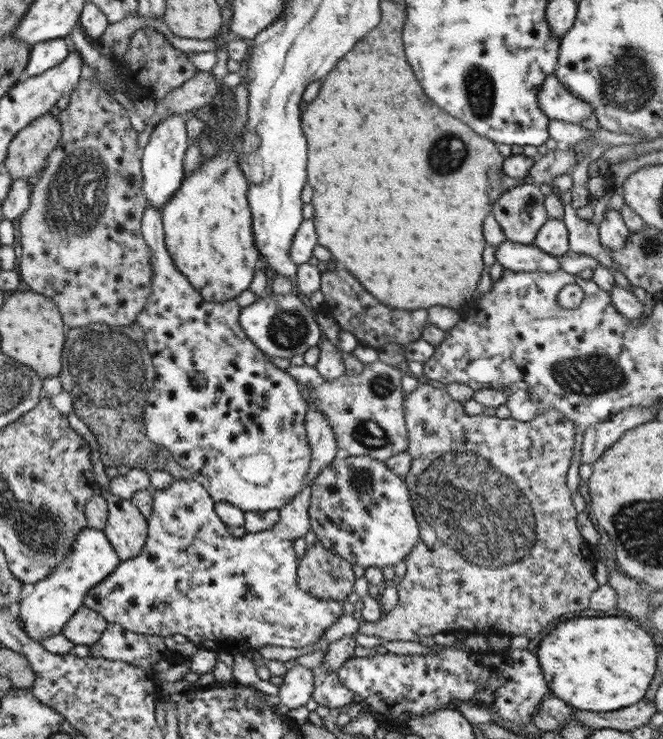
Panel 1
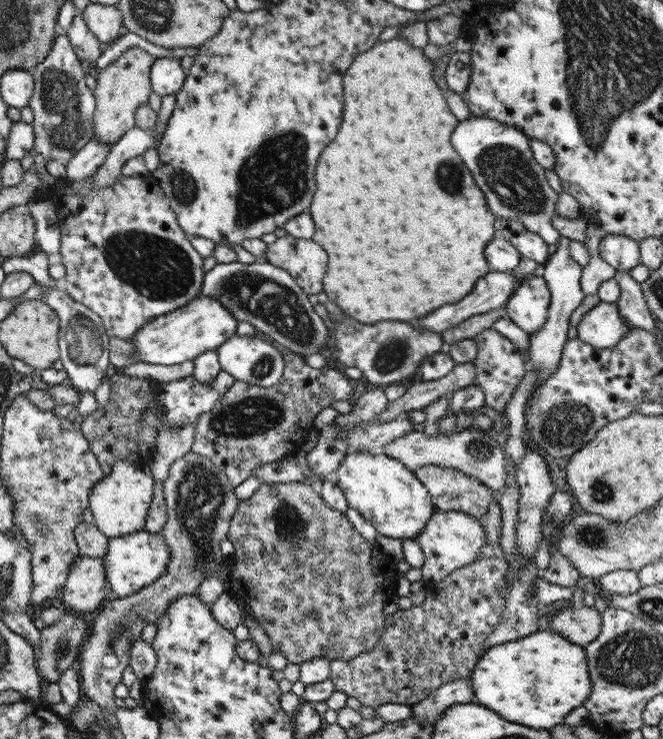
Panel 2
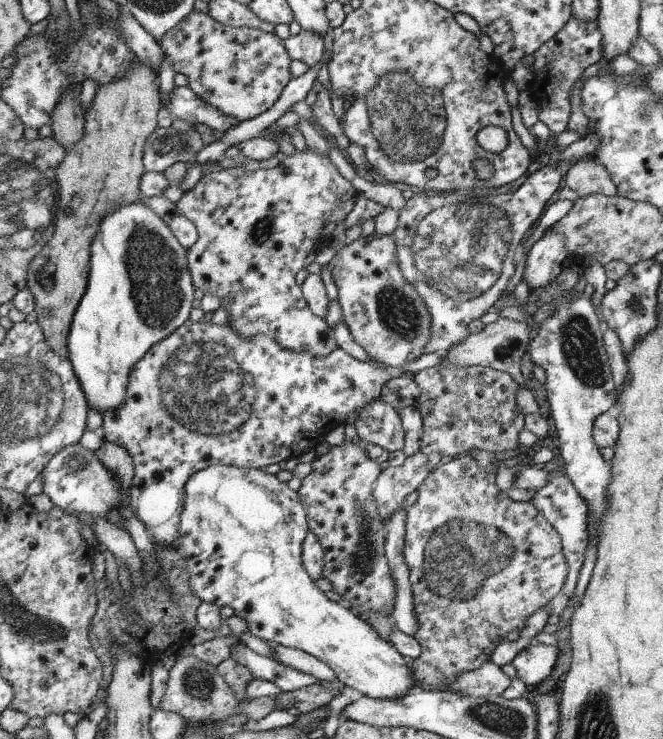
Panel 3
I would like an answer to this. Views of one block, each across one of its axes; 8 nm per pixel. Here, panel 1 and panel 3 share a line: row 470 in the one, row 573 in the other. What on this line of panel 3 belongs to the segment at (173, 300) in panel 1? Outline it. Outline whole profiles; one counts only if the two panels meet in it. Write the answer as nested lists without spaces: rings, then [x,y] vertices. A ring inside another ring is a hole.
[[[210,465],[208,468],[195,472],[185,484],[183,511],[180,515],[179,539],[181,540],[180,553],[184,558],[184,567],[190,573],[189,585],[194,594],[201,600],[214,603],[220,608],[230,606],[240,618],[244,618],[248,630],[258,638],[264,639],[269,644],[281,644],[287,647],[297,648],[311,654],[325,662],[335,672],[340,682],[346,686],[355,688],[364,697],[373,699],[397,699],[405,697],[415,690],[415,682],[411,679],[411,663],[404,655],[400,654],[396,647],[388,640],[383,639],[378,632],[370,626],[360,615],[355,614],[348,606],[329,600],[314,582],[313,578],[306,572],[302,562],[302,547],[309,524],[307,521],[305,506],[302,504],[298,493],[290,489],[287,483],[279,482],[276,475],[263,472],[260,469],[238,468],[232,465]]]

